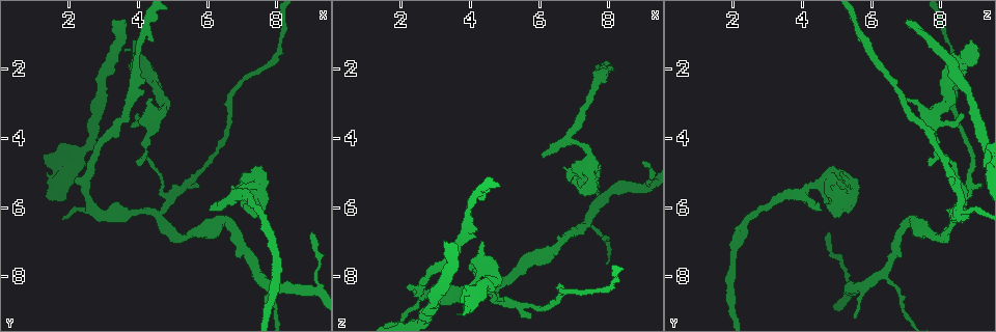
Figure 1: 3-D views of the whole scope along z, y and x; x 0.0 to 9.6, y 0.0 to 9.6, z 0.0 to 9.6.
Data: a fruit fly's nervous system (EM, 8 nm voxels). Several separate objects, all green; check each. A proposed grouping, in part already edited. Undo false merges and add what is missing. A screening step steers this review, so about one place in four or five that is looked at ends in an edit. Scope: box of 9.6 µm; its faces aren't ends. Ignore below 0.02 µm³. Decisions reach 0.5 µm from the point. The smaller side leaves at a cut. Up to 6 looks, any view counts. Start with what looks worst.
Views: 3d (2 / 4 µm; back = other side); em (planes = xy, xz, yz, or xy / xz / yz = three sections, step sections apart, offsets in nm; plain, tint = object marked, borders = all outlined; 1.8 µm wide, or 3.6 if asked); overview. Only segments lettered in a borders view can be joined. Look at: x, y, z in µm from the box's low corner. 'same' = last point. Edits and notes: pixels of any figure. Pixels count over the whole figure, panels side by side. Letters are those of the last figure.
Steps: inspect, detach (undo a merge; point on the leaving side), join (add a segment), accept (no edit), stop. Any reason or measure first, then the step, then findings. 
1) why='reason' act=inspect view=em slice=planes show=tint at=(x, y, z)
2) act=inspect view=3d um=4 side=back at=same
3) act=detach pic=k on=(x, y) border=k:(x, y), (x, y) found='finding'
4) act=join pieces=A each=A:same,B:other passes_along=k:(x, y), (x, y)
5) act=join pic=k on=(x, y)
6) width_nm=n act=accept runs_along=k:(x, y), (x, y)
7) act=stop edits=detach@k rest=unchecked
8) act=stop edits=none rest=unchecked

why='end of a long branch' act=inspect view=em slice=planes show=plain at=(3.30, 0.70, 7.00)

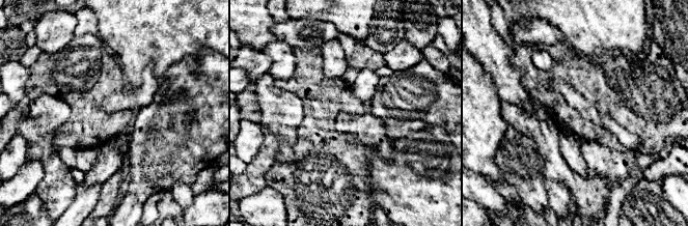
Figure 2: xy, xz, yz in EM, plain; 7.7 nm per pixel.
why='see the neighbours' act=inspect view=em slice=planes show=borders at=same

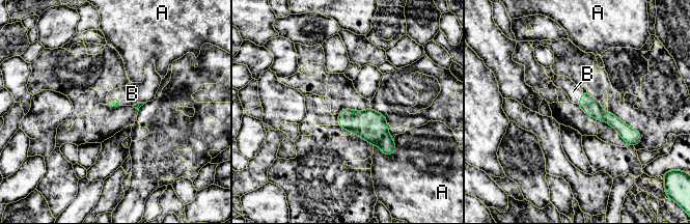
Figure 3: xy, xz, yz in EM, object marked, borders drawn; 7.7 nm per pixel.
act=join pieces=B each=A:other,B:same passes_along=3:(110, 102), (115, 98), (132, 93) found='it goes on there'

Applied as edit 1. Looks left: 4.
why='redraw' act=inspect view=overview

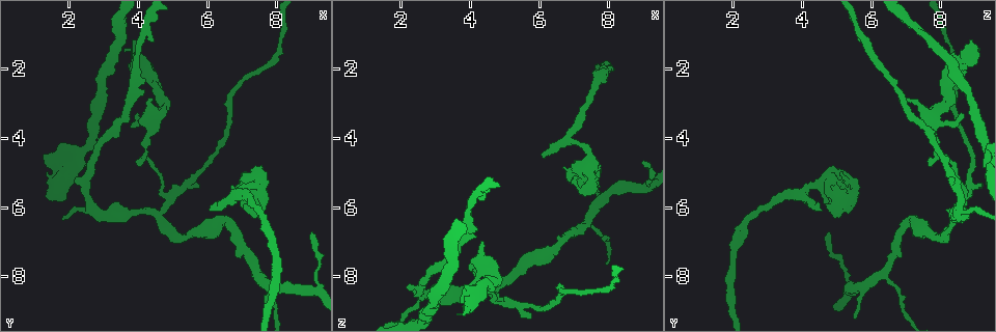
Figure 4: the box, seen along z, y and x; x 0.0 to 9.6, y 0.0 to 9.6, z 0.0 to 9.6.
why='sudden change in width' act=inspect view=em slice=planes show=tint at=(4.45, 3.40, 7.75)

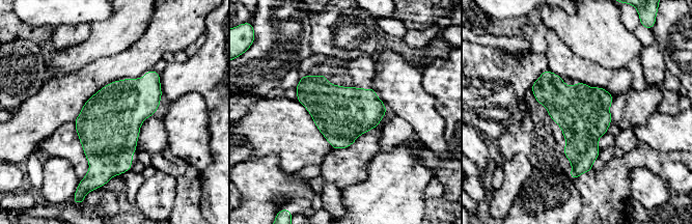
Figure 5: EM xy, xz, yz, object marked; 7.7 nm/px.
why='see the neighbours' act=inspect view=em slice=planes show=borders at=same

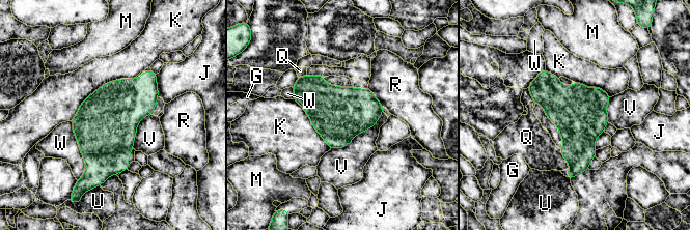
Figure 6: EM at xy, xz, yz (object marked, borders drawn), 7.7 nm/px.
width_nm=420 act=join pieces=Q each=G:other,J:other,K:other,M:other,Q:same,R:other,U:other,V:other,W:other found='it goes on there'

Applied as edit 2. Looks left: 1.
act=stop edits=join@3,join@6 rest=unchecked

